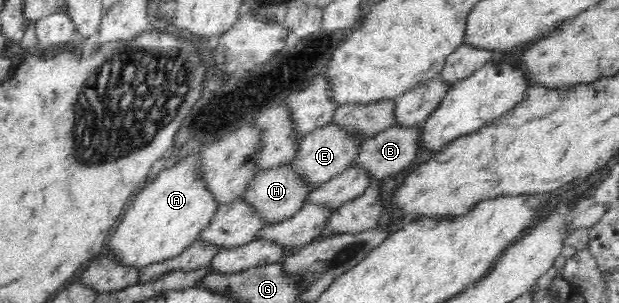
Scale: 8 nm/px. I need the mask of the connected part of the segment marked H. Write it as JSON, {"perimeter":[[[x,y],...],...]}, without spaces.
{"perimeter":[[[279,164],[272,168],[261,169],[260,173],[255,175],[254,181],[249,183],[243,198],[259,210],[266,223],[279,223],[293,215],[316,188],[301,178],[301,174],[293,164]]]}

